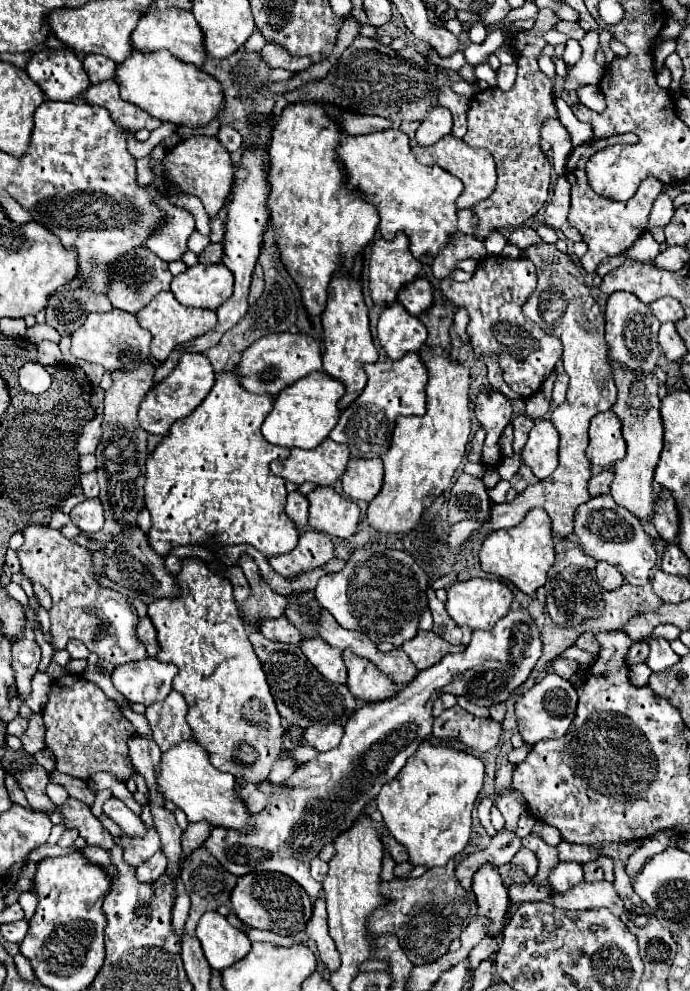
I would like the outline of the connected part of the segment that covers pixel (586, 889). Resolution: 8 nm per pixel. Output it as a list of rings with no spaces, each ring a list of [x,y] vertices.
[[[600,880],[600,882],[580,882],[572,886],[572,890],[564,894],[556,894],[550,888],[552,904],[564,910],[590,910],[590,908],[608,908],[614,916],[620,916],[624,912],[624,904],[618,898],[612,882]]]

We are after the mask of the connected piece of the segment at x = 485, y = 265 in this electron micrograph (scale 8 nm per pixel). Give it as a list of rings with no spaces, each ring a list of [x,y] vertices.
[[[488,256],[478,262],[472,280],[456,282],[452,278],[444,278],[440,288],[450,302],[468,310],[470,324],[466,332],[476,356],[482,358],[484,354],[498,354],[500,366],[504,370],[504,382],[518,396],[528,398],[538,392],[544,378],[562,358],[562,344],[558,338],[548,336],[522,314],[524,302],[536,290],[534,264],[528,258],[508,260],[504,256]]]

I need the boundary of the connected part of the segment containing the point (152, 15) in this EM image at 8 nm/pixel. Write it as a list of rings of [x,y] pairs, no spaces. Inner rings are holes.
[[[152,6],[152,10],[148,14],[144,14],[144,18],[140,18],[136,30],[132,32],[132,46],[136,50],[154,52],[154,50],[164,48],[164,50],[170,50],[182,62],[190,62],[194,66],[200,66],[204,62],[204,58],[206,58],[202,40],[204,40],[202,38],[202,30],[196,24],[194,16],[188,10],[178,10],[178,8],[172,8],[172,10],[156,10]]]

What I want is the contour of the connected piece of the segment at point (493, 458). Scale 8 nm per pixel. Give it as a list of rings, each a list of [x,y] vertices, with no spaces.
[[[484,390],[480,392],[474,400],[474,412],[482,428],[486,430],[486,442],[484,442],[484,464],[486,466],[496,466],[502,458],[500,448],[498,448],[498,438],[506,424],[512,420],[512,406],[506,396],[502,396],[496,390]]]

